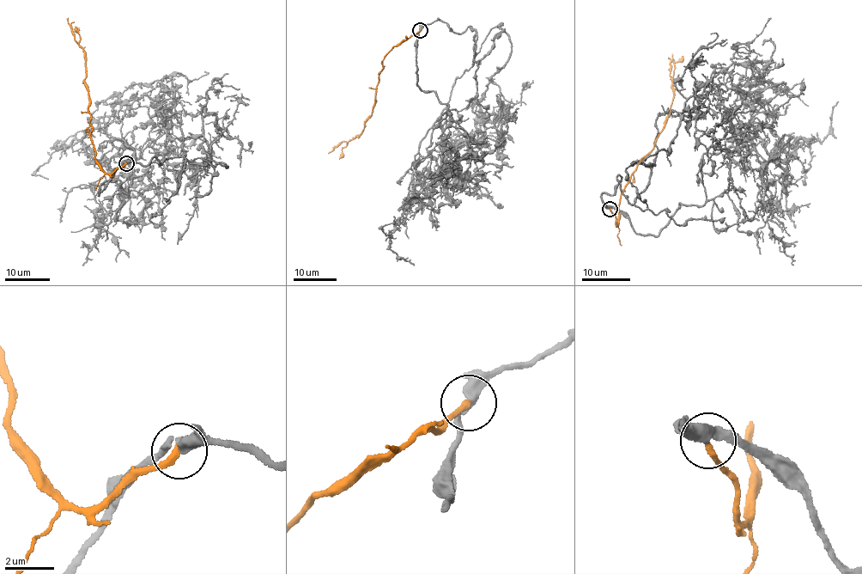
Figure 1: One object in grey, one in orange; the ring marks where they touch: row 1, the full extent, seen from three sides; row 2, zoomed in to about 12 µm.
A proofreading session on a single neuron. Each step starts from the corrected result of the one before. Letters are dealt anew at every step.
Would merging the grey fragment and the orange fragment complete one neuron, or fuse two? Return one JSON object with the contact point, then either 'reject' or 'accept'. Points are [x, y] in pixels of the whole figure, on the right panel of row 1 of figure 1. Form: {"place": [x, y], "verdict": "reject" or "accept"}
{"place": [610, 209], "verdict": "reject"}

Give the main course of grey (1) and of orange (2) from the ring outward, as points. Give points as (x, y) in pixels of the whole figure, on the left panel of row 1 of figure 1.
1: (126, 162), (227, 167), (202, 146), (224, 96)
2: (125, 163), (108, 174), (95, 157), (88, 85), (84, 80), (85, 51), (75, 39), (68, 17)

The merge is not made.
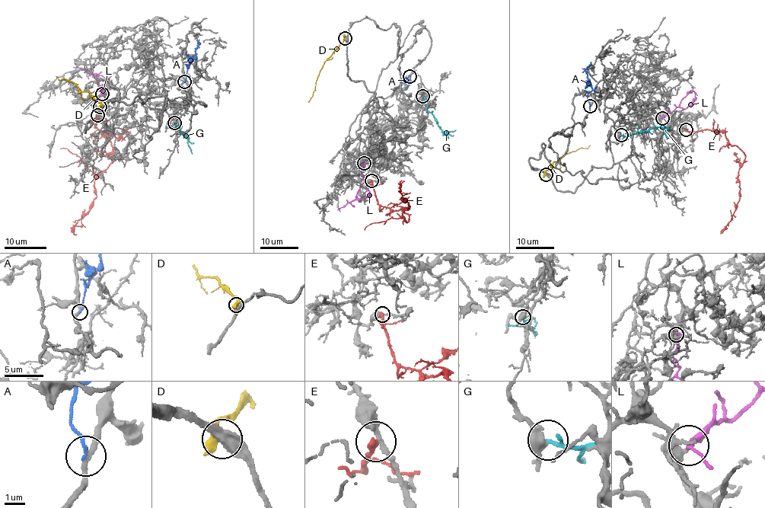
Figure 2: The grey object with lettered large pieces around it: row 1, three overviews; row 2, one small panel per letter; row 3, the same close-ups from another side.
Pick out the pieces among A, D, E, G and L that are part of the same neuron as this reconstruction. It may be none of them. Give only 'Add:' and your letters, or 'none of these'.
Add: A, L

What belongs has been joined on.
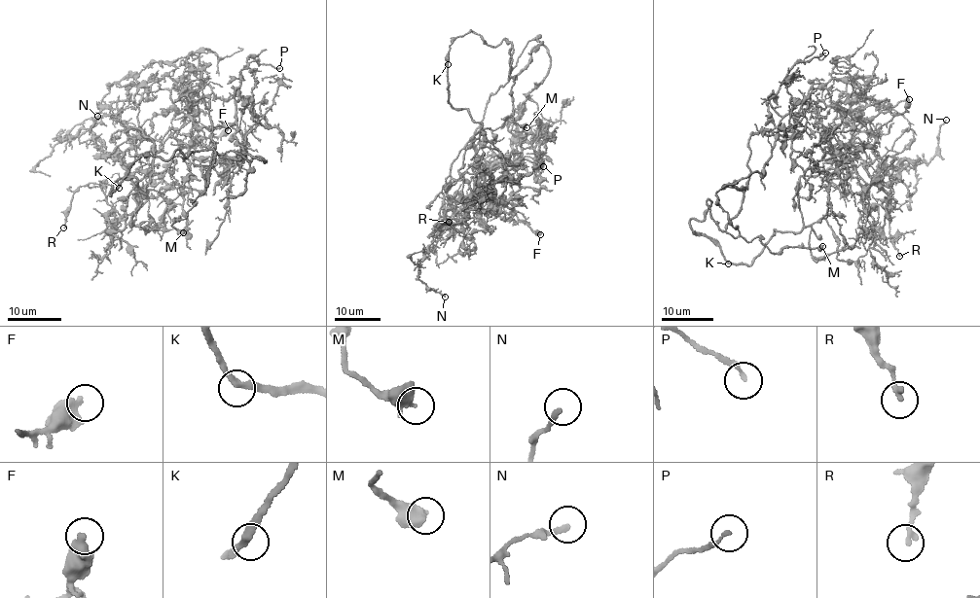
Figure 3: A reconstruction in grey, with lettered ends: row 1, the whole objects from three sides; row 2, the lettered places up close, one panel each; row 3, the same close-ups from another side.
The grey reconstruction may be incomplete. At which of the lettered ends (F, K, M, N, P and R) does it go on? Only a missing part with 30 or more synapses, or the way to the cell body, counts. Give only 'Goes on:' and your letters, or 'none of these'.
Goes on: none of these

